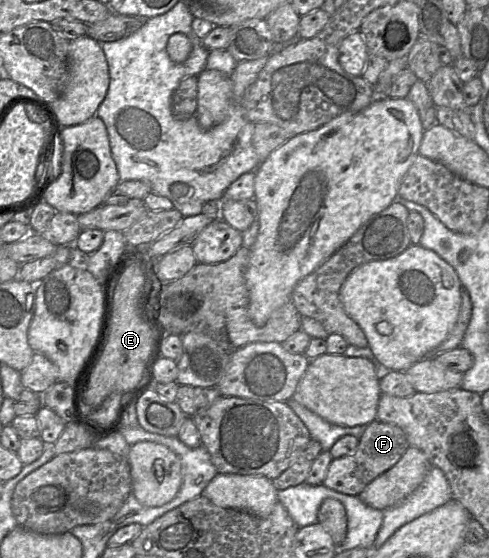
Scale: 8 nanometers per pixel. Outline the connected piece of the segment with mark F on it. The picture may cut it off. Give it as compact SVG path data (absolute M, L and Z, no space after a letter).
M376 419L366 426L354 453L331 461L323 484L334 491L358 496L370 482L391 469L409 446L406 434L399 426Z

